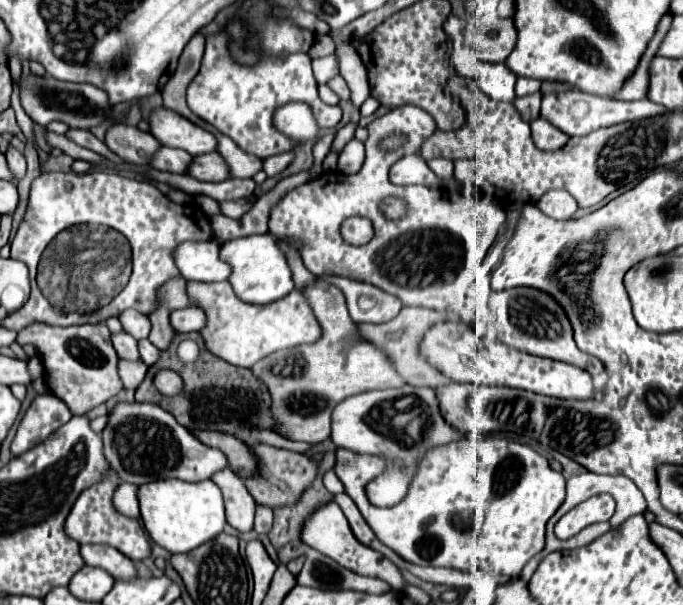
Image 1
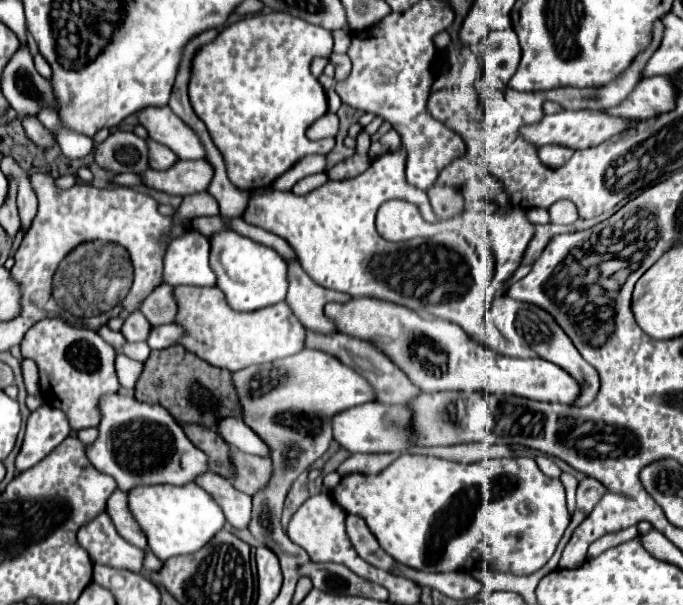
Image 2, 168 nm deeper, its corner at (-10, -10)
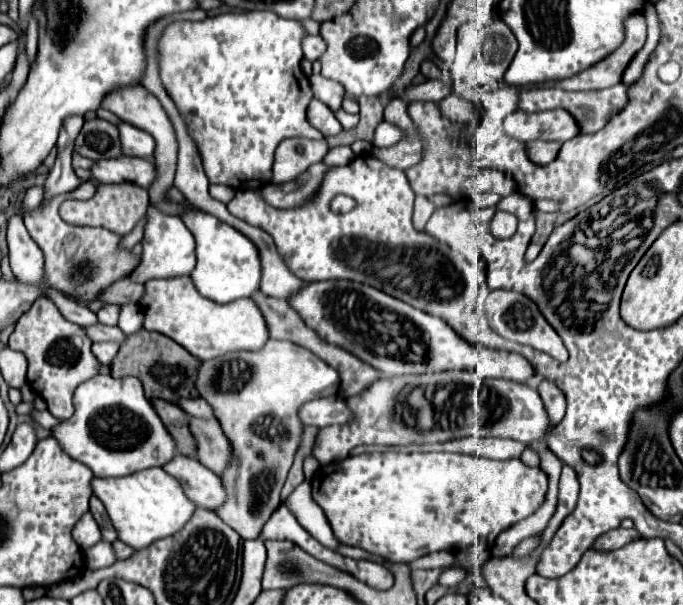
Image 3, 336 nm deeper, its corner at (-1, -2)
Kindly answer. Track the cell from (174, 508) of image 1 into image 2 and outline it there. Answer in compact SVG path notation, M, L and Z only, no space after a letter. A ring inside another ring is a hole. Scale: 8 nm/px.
M196 484L140 486L128 492L128 508L148 538L148 548L164 562L172 556L192 554L200 550L218 530L224 528L226 518L214 498Z

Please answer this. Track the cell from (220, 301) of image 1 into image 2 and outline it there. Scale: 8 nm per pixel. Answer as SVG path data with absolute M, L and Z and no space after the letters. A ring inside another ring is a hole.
M176 286L174 298L178 304L174 322L184 326L184 340L180 344L212 366L236 372L250 364L292 356L304 348L306 330L286 302L254 312L236 312L226 304L222 290L216 286Z

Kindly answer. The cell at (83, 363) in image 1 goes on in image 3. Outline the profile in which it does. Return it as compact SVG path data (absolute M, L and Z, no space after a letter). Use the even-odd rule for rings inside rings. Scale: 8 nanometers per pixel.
M39 298L15 324L13 334L9 336L9 346L13 350L19 350L25 354L29 362L27 380L29 386L37 396L41 396L47 402L49 412L59 418L67 420L73 416L73 392L79 384L95 378L99 374L99 360L91 352L91 338L85 334L85 330L69 320L63 318L59 308L47 300Z

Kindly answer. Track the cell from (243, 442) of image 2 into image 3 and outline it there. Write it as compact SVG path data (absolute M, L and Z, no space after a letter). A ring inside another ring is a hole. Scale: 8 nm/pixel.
M201 398L197 400L179 400L179 406L189 414L189 416L197 416L197 418L205 418L205 420L211 420L215 418L213 414L213 408L209 408L209 404Z

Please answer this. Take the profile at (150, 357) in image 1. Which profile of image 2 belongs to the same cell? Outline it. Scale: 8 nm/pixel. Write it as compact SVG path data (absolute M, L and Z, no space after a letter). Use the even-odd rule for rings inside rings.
M124 342L124 348L120 352L126 354L128 358L132 358L132 360L138 360L138 362L144 362L150 356L150 348L144 342L134 342L134 344Z

